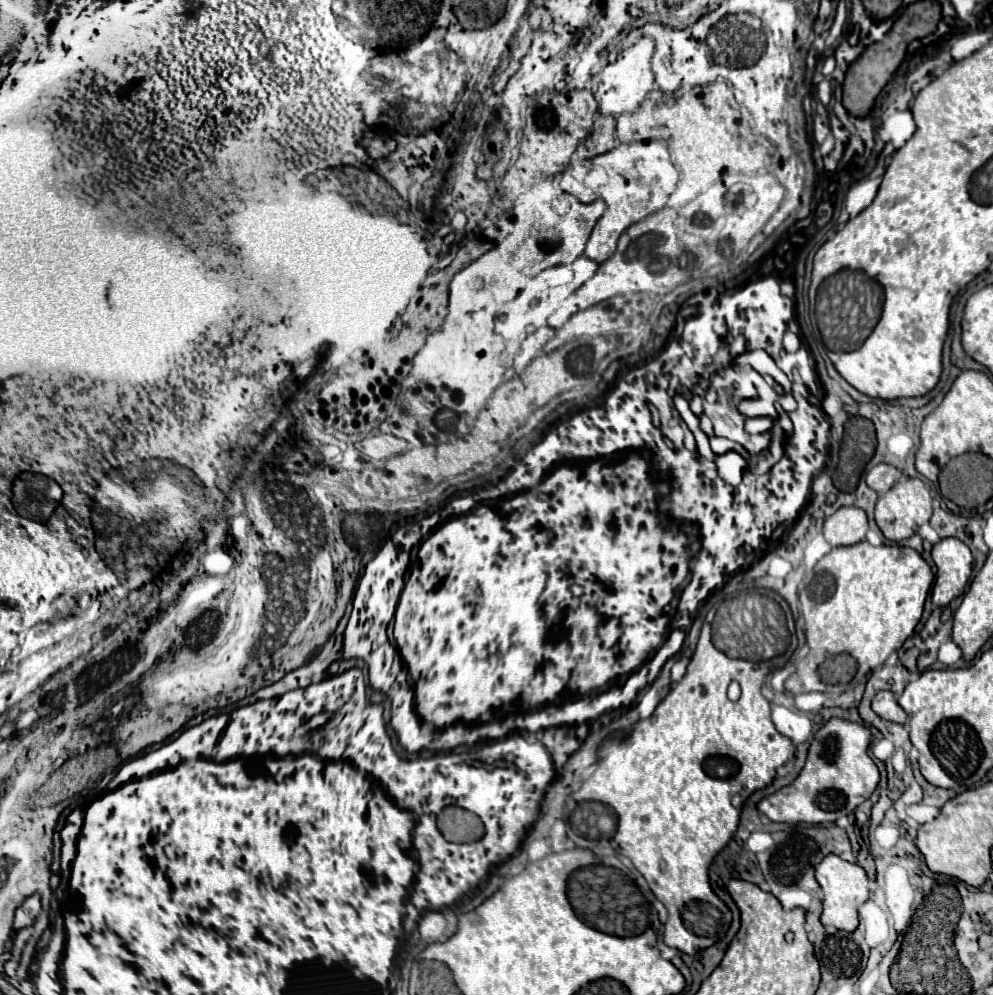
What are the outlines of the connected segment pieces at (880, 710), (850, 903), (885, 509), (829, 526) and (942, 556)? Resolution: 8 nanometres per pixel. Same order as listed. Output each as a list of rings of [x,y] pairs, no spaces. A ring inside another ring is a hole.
[[[879,691],[879,693],[873,697],[871,707],[873,707],[873,711],[875,711],[879,717],[883,717],[883,719],[887,719],[887,721],[901,723],[901,725],[907,723],[907,713],[899,707],[899,703],[897,703],[897,699],[895,699],[895,695],[893,695],[891,691]]]
[[[827,855],[817,867],[815,867],[815,879],[823,889],[823,915],[821,923],[825,927],[833,926],[841,931],[855,931],[859,925],[857,919],[857,909],[861,903],[869,899],[869,889],[867,889],[867,875],[863,867],[855,863],[847,863],[837,855]]]
[[[901,479],[897,481],[885,495],[881,495],[877,499],[877,505],[875,505],[875,521],[881,529],[881,533],[885,535],[887,541],[893,541],[893,543],[901,543],[909,537],[913,537],[917,533],[917,529],[927,523],[931,519],[931,495],[929,495],[929,489],[925,487],[925,483],[921,479]]]
[[[841,507],[823,523],[823,535],[831,547],[847,547],[865,539],[867,515],[863,509]]]
[[[955,537],[941,539],[933,545],[931,557],[937,567],[937,579],[931,591],[933,605],[945,607],[959,597],[973,573],[973,557],[969,547]]]

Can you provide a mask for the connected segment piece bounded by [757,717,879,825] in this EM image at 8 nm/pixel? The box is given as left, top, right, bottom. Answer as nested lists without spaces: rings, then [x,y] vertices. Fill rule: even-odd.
[[[833,717],[815,733],[815,739],[809,747],[807,763],[801,769],[799,777],[791,785],[761,799],[757,809],[771,821],[779,823],[821,825],[833,823],[839,817],[849,815],[857,805],[869,799],[879,783],[879,769],[867,755],[869,741],[871,733],[867,727]],[[827,743],[833,743],[833,751],[829,751]]]

